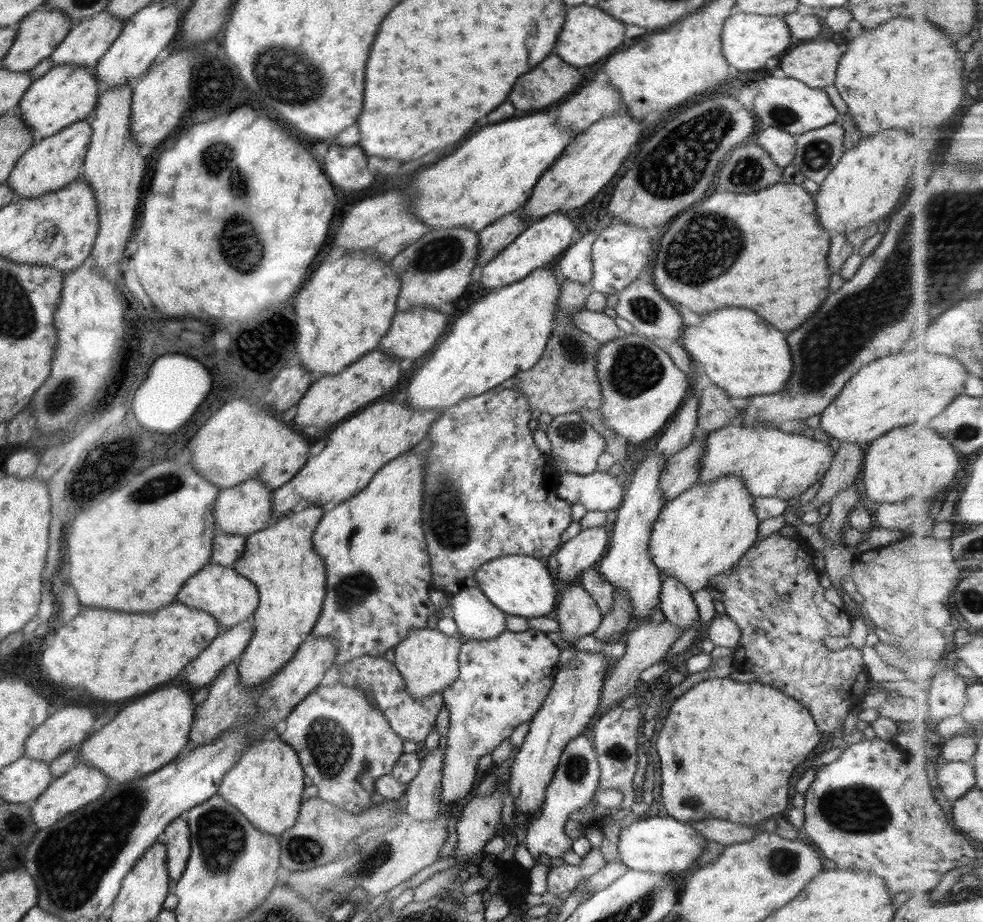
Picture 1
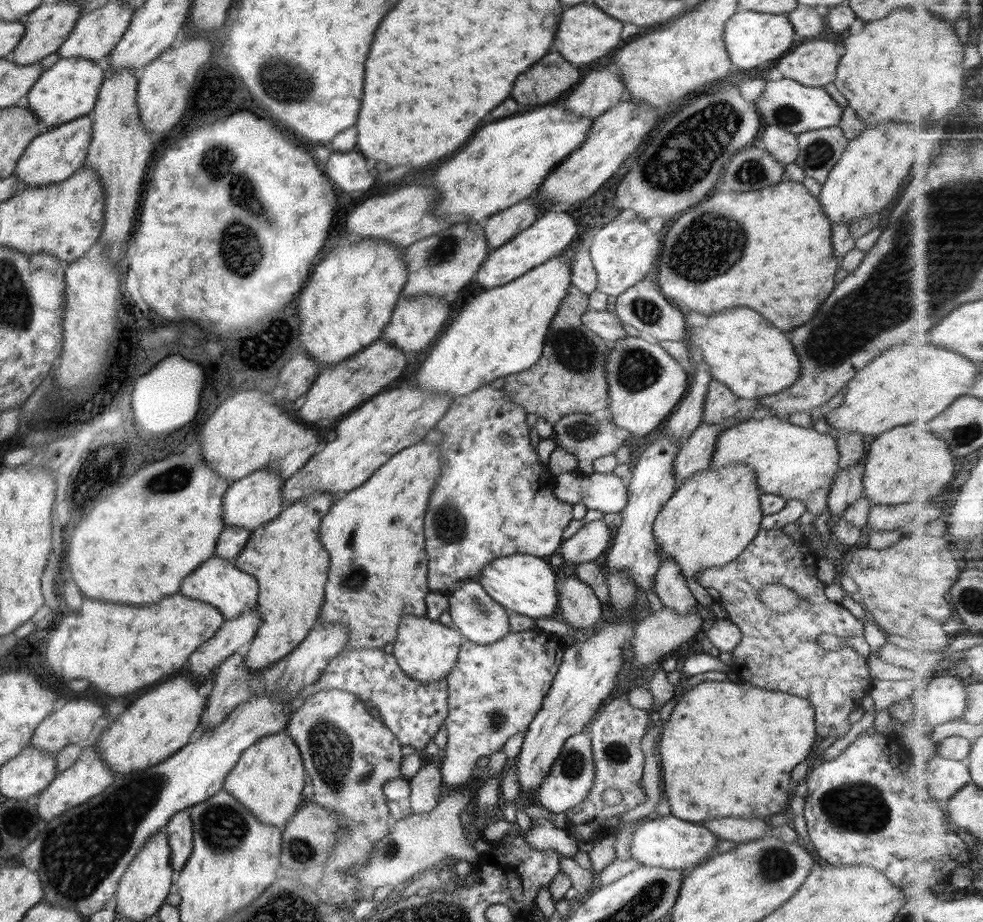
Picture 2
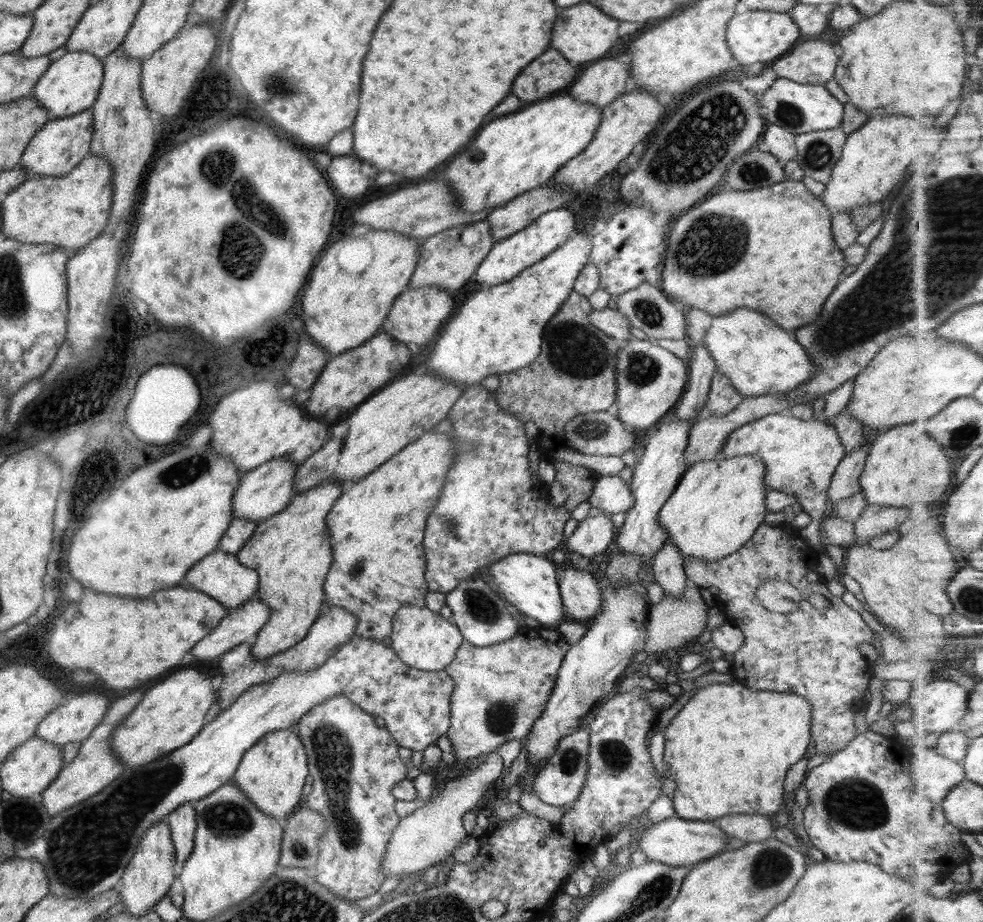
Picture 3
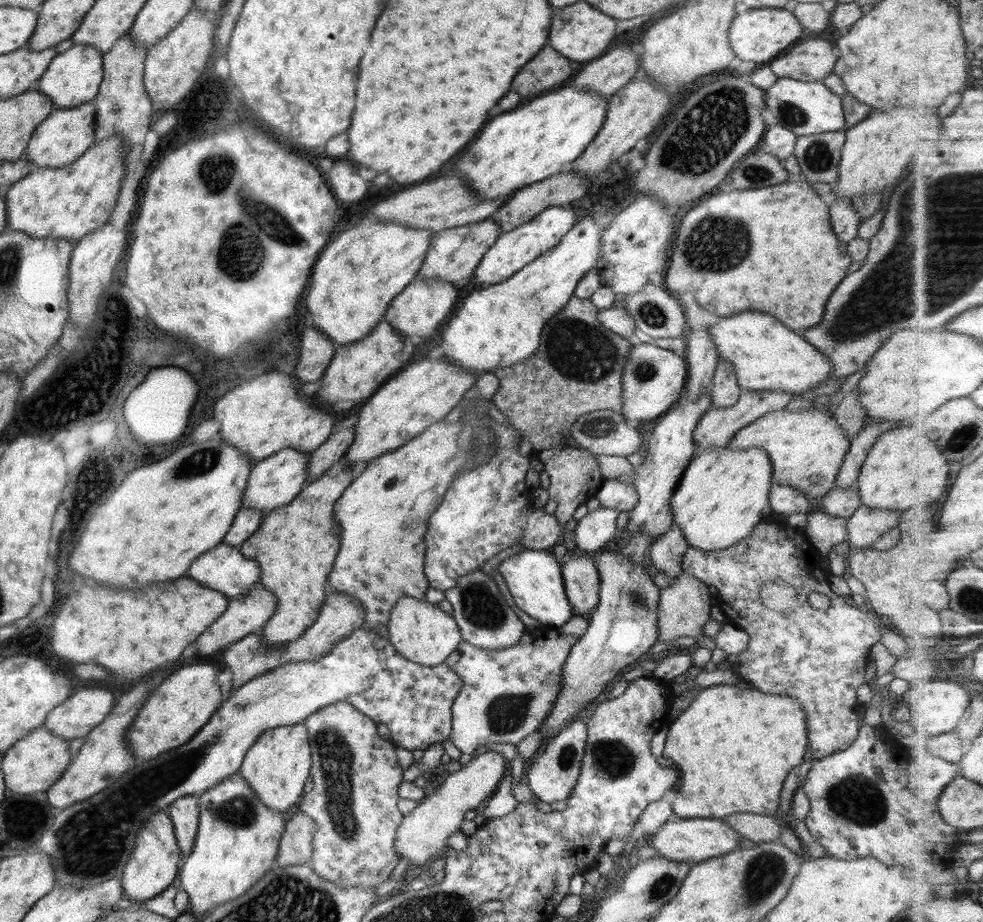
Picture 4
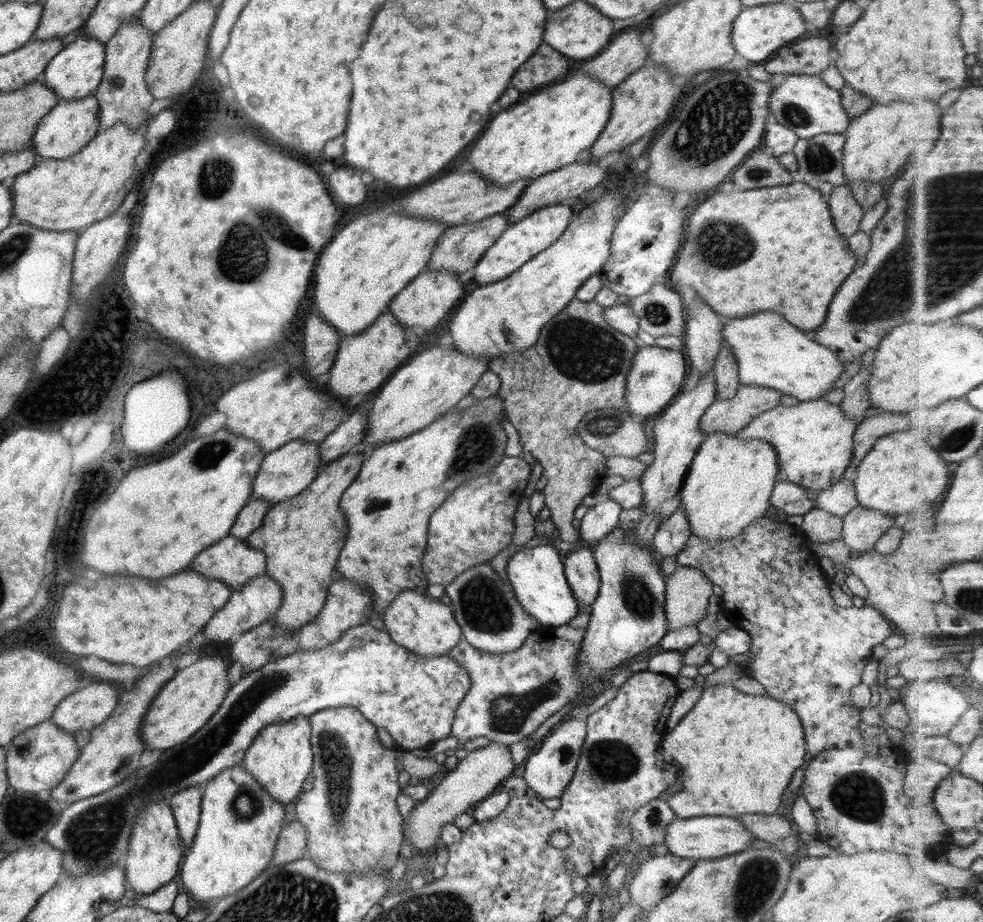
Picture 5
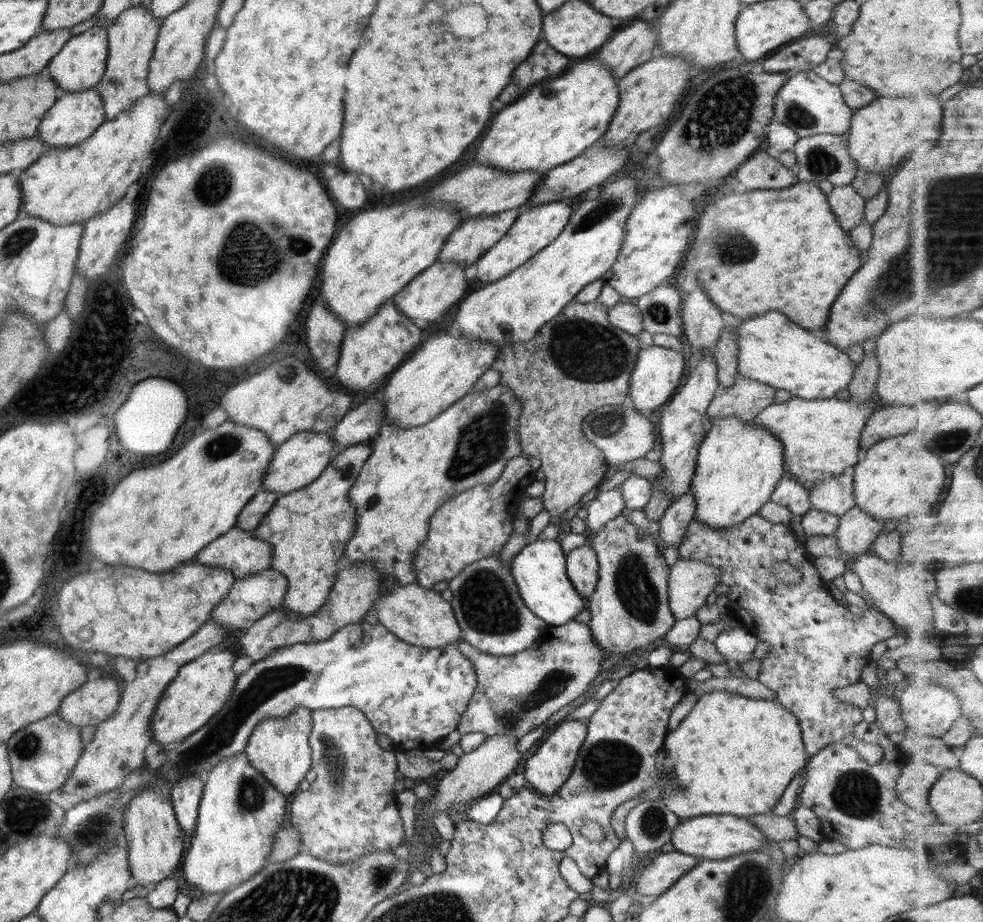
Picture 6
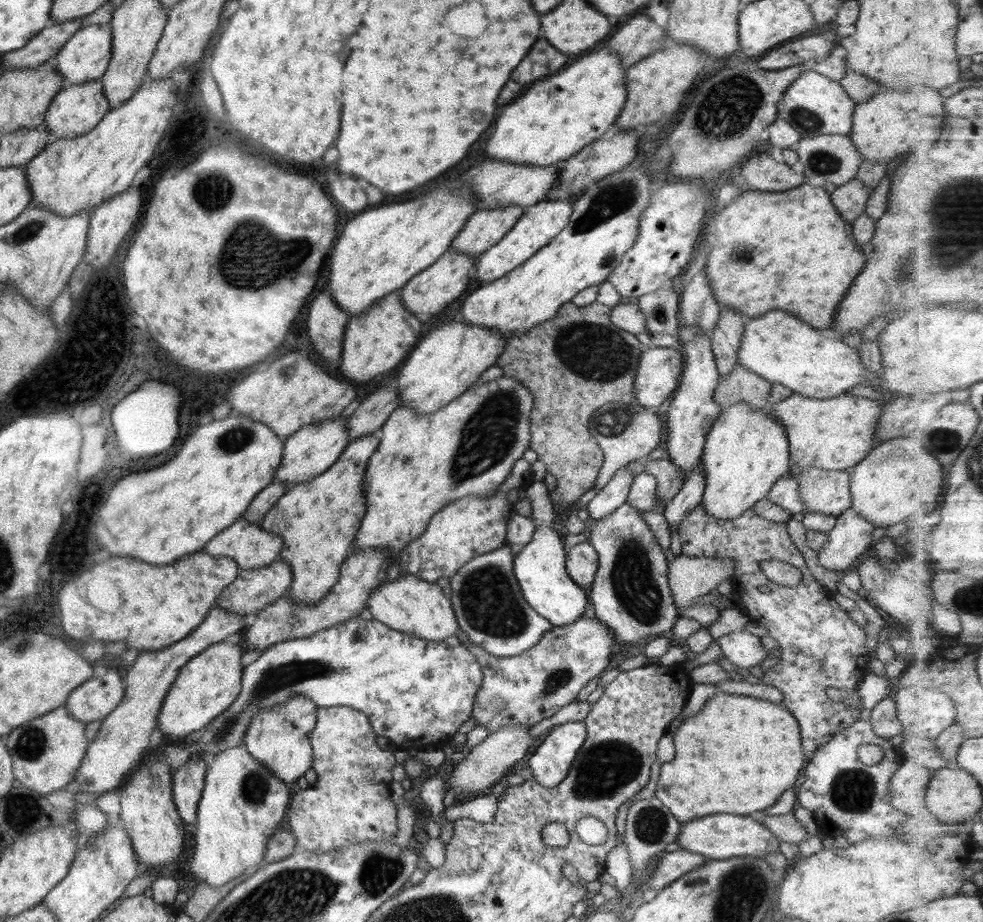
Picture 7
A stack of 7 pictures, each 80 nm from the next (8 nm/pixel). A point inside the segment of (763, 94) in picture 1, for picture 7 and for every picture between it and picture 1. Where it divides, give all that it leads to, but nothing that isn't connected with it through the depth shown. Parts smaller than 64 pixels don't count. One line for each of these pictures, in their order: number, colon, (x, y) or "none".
2: (785, 103)
3: (800, 108)
4: (805, 108)
5: (805, 104)
6: (806, 103)
7: (813, 104)

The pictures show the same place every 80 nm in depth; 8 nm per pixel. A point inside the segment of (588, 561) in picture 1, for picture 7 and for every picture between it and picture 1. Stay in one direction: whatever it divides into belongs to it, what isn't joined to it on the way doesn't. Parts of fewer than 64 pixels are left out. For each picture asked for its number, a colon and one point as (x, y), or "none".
2: (592, 538)
3: (593, 535)
4: (592, 533)
5: (601, 518)
6: (603, 508)
7: (613, 495)

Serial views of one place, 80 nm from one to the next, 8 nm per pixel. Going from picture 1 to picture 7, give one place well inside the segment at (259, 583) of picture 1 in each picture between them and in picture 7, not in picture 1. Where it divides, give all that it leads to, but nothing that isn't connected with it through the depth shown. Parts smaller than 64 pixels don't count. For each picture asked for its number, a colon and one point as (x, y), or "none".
2: (285, 556)
3: (291, 551)
4: (295, 545)
5: (301, 537)
6: (308, 528)
7: (318, 519)

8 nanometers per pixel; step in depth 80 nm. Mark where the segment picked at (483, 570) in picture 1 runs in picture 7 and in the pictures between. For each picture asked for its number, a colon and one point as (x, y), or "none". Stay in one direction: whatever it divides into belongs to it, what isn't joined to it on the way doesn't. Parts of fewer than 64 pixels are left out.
2: (526, 584)
3: (528, 581)
4: (534, 578)
5: (537, 576)
6: (539, 571)
7: (539, 567)

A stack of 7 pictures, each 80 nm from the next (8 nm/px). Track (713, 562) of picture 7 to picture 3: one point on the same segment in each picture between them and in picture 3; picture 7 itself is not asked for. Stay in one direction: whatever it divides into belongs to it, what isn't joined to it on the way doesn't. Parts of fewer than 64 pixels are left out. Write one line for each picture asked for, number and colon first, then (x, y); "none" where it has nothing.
3: (676, 620)
4: (684, 607)
5: (687, 590)
6: (690, 582)

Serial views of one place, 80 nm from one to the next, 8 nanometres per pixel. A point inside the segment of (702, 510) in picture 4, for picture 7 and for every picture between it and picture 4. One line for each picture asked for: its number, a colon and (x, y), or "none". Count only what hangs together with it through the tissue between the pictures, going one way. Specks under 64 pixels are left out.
5: (729, 485)
6: (739, 464)
7: (746, 450)

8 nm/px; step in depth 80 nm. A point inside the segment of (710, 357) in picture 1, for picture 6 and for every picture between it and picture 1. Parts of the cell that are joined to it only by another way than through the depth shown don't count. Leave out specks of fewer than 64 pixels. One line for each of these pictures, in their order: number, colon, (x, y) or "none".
2: (753, 359)
3: (758, 357)
4: (765, 355)
5: (770, 352)
6: (772, 350)

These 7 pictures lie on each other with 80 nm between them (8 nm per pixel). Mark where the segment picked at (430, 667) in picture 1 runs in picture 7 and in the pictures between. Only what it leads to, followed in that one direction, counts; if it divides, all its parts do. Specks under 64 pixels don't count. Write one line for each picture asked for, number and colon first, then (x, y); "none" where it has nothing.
2: (426, 650)
3: (423, 639)
4: (420, 631)
5: (423, 625)
6: (417, 615)
7: (409, 604)

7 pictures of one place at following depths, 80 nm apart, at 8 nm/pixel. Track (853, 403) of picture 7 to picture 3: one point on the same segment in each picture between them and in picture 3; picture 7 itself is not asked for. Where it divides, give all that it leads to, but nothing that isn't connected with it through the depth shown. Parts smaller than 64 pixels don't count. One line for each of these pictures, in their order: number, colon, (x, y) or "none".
3: (800, 457)
4: (806, 448)
5: (814, 439)
6: (821, 438)

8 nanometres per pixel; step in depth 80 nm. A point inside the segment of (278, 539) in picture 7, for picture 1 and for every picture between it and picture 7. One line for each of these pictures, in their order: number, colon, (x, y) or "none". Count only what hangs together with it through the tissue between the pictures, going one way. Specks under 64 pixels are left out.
1: (220, 591)
2: (217, 581)
3: (219, 574)
4: (224, 568)
5: (231, 560)
6: (239, 551)

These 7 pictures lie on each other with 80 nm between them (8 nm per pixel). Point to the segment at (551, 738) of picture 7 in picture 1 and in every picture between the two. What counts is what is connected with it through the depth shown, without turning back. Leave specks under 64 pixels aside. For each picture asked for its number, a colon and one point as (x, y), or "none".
1: (573, 786)
2: (566, 787)
3: (559, 781)
4: (553, 775)
5: (548, 771)
6: (546, 770)

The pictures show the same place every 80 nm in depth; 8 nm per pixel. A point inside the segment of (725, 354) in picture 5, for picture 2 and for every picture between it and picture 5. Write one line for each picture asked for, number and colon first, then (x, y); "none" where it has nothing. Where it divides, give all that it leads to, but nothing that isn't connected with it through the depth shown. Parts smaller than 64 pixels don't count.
2: (719, 402)
3: (723, 397)
4: (725, 391)

